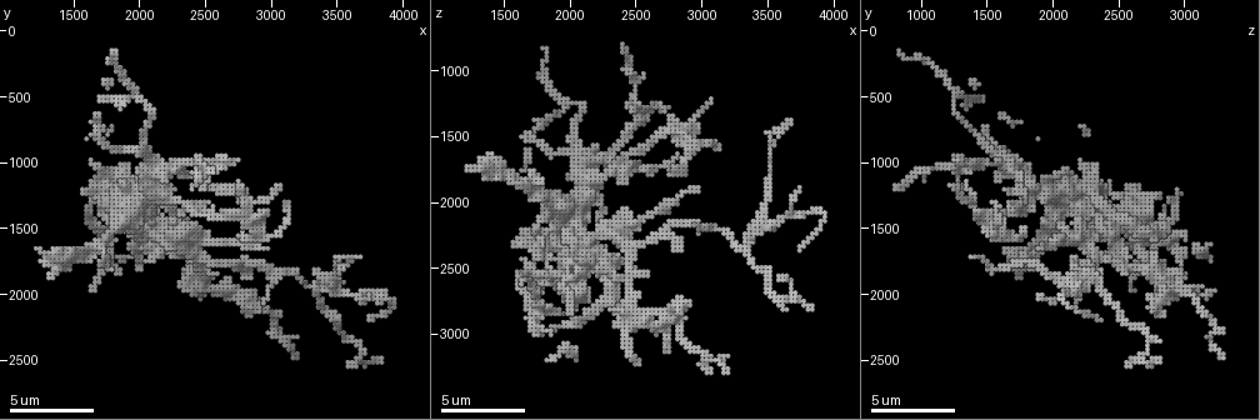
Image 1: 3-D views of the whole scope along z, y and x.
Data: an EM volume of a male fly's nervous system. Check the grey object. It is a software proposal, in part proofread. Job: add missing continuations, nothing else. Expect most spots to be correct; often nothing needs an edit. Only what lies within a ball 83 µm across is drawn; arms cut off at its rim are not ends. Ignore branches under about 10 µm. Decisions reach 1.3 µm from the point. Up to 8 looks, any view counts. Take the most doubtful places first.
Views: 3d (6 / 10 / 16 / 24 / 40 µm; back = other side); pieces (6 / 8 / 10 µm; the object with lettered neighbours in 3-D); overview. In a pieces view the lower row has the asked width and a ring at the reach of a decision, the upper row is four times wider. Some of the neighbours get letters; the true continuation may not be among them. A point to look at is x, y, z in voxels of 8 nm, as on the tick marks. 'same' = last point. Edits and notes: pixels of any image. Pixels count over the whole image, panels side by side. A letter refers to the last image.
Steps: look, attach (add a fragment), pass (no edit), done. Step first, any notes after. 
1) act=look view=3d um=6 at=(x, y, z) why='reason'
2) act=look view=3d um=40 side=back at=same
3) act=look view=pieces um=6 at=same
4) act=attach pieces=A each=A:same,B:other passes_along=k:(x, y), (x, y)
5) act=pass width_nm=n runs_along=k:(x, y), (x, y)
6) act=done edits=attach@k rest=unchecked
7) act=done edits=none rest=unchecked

act=look view=3d um=10 at=(2700, 1020, 1300) why='an open end'

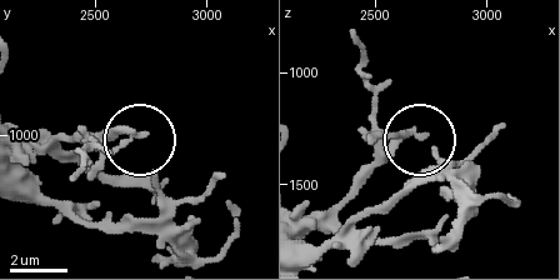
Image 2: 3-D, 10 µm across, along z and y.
act=look view=pieces um=6 at=(2720, 1000, 1290) why='see the neighbours'

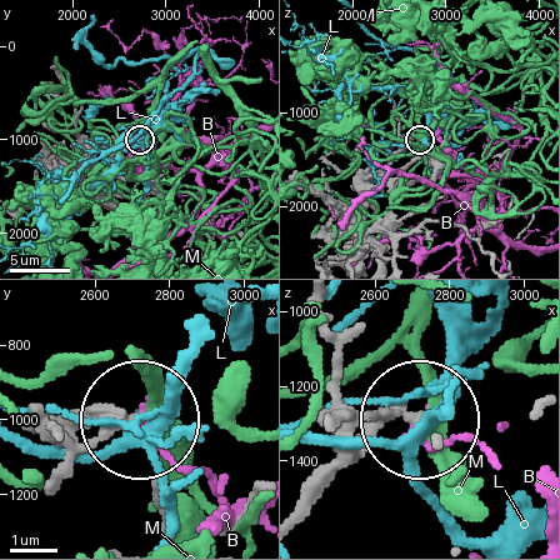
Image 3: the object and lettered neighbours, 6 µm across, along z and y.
act=pass each=B:other,L:other,M:other runs_along=3:(300, 499), (371, 428), (415, 416) found='no lettered fragment goes on from it'

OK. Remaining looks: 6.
act=look view=pieces um=8 at=(2840, 1860, 2360) why='branch stops here'

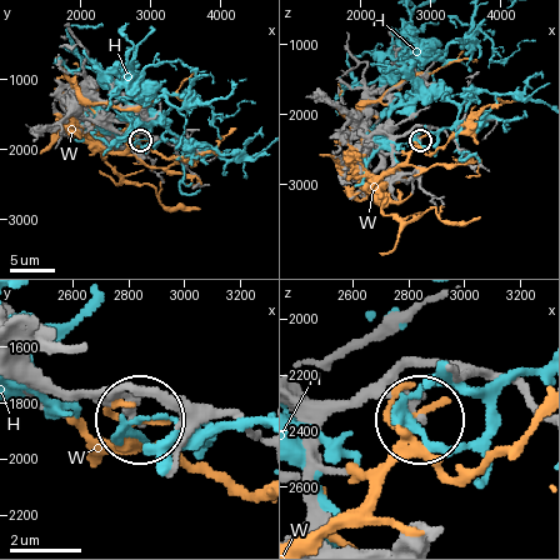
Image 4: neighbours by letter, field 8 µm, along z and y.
act=pass width_nm=230 each=H:other,W:other found='no lettered fragment goes on from it'

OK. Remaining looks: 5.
act=look view=pieces um=8 at=(2200, 1080, 2120) why='branch stops here'

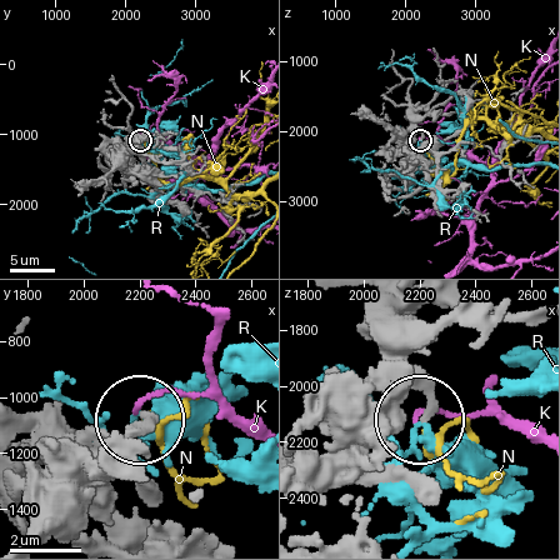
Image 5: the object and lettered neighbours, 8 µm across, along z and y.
act=pass each=K:other,N:other,R:other found='none of them fits'

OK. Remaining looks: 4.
act=look view=pieces um=10 at=(3680, 1740, 1420) why='an open end'

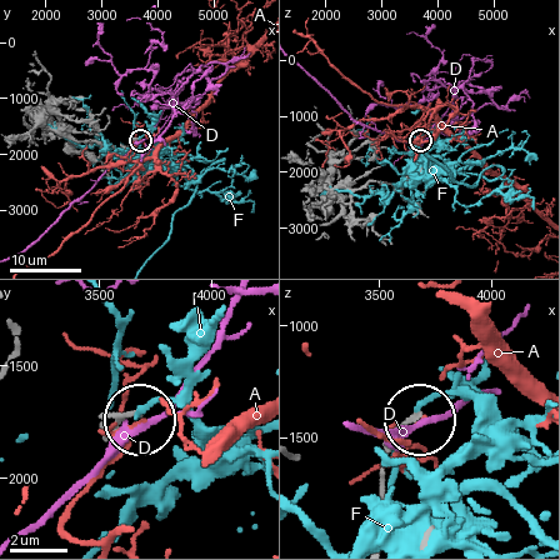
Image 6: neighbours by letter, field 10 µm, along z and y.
act=pass each=A:other,D:other,F:other found='none of them fits'

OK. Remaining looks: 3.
act=done edits=none rest=unchecked

